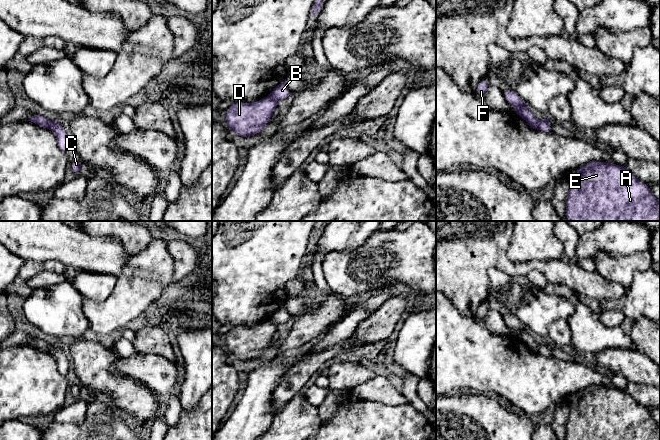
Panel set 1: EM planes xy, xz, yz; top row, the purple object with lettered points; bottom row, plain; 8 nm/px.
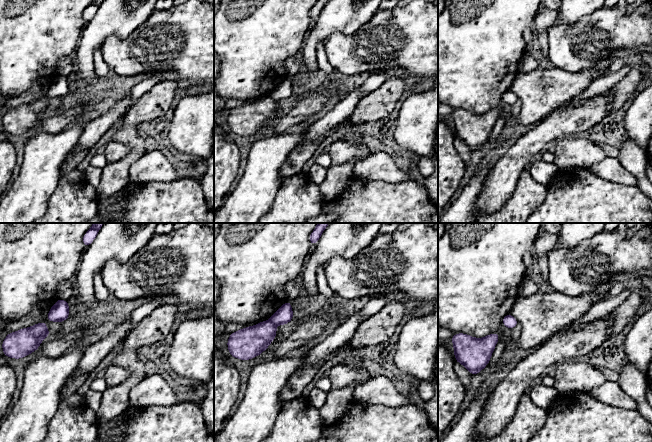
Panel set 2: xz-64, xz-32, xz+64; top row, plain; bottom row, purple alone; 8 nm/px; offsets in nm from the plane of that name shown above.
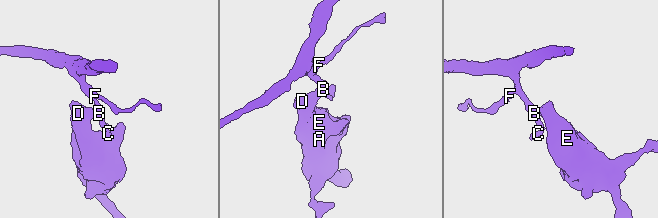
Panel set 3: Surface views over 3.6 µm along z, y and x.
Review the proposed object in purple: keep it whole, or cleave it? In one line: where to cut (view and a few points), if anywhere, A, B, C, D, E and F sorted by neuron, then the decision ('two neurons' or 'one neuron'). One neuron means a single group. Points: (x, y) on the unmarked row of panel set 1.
xz (269, 320), (277, 326) | A D E / B C F | two neurons

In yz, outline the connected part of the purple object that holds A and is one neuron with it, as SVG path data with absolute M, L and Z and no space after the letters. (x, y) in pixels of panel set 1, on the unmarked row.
M591 385L577 394L576 405L569 408L566 440L660 440L660 426L627 390Z

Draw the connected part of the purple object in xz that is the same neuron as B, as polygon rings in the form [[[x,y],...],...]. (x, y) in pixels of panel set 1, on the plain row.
[[[286,303],[282,305],[277,311],[275,311],[270,317],[270,321],[277,326],[287,323],[290,320],[291,316],[287,311]]]

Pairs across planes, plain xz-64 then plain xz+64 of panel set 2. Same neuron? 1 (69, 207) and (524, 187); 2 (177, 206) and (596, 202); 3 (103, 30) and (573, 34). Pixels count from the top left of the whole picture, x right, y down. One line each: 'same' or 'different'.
1: same
2: same
3: different

